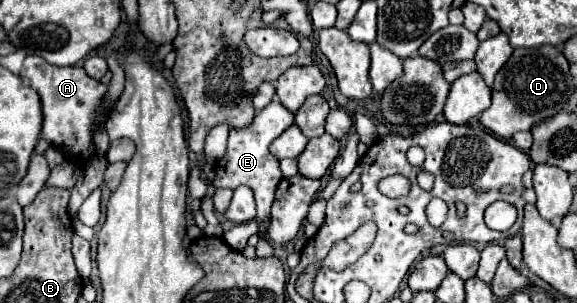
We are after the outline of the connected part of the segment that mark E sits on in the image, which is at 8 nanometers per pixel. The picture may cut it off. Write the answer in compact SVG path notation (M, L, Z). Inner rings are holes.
M275 98L267 108L263 108L261 112L255 114L255 120L253 120L253 124L249 128L231 130L231 134L229 134L227 152L225 152L223 160L217 162L217 166L215 166L217 176L213 180L213 186L215 188L229 188L231 190L235 190L238 186L249 186L255 192L255 200L257 200L256 217L251 222L235 225L223 234L223 239L233 250L243 252L249 237L257 234L259 222L269 216L277 184L283 178L281 170L279 170L279 160L269 152L269 144L277 136L281 136L293 124L293 120L295 120L293 112L285 110L285 106L281 106L279 98Z

